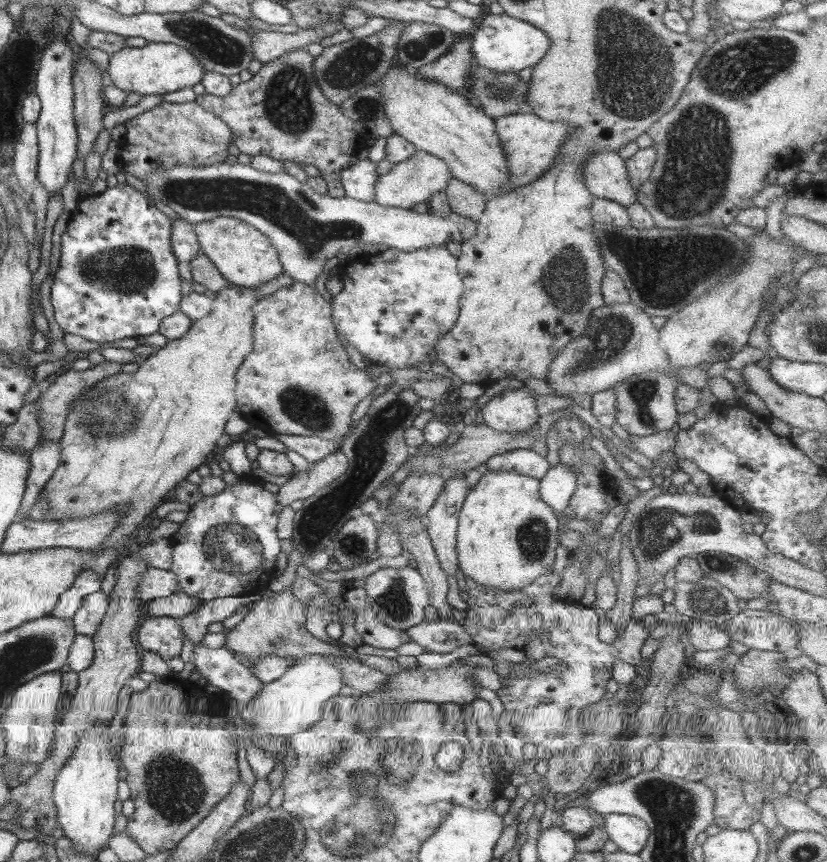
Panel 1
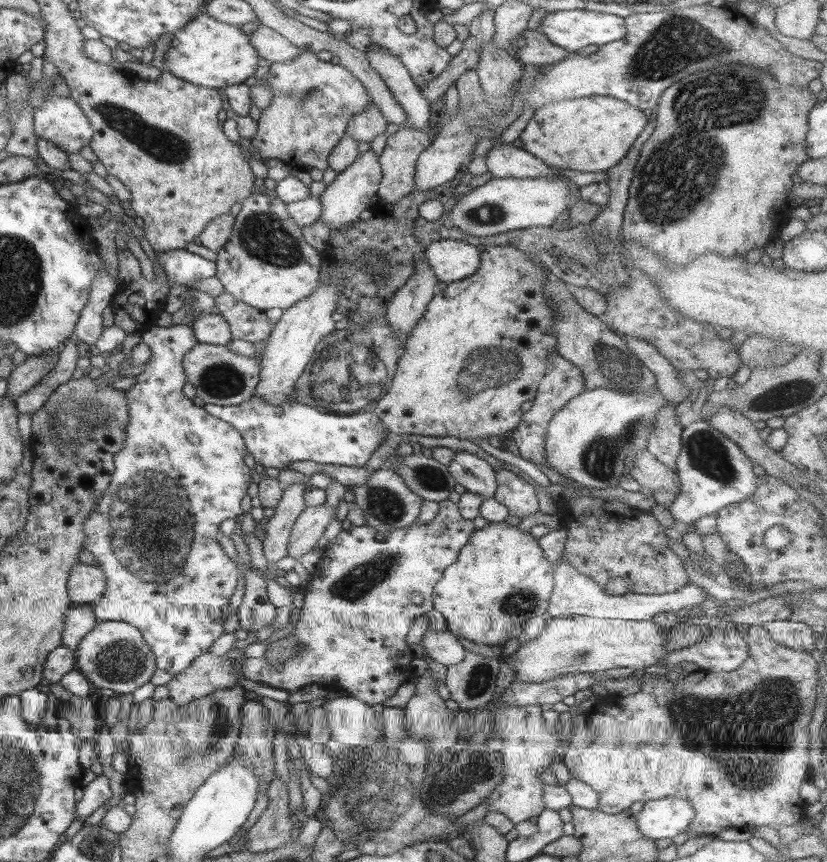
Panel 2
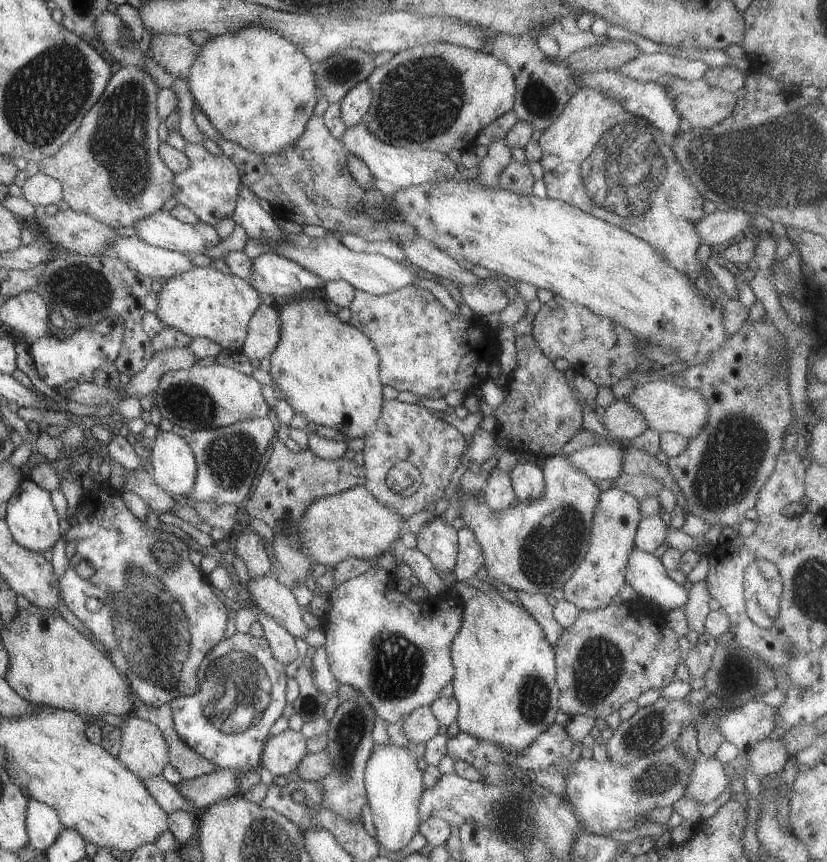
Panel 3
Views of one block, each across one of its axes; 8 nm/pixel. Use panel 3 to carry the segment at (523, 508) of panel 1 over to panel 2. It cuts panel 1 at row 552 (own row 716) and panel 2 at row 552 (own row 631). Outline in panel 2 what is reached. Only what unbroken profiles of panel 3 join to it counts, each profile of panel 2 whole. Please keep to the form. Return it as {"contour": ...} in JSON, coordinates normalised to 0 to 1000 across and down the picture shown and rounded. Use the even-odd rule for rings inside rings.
{"contour":[[[591,606],[582,614],[573,615],[567,626],[553,640],[548,654],[543,654],[526,676],[522,687],[522,705],[539,722],[539,733],[551,741],[561,740],[574,747],[588,749],[608,748],[615,741],[632,741],[634,725],[640,717],[661,708],[663,694],[669,682],[669,662],[672,653],[664,652],[649,625],[640,617],[629,616],[612,606]]]}

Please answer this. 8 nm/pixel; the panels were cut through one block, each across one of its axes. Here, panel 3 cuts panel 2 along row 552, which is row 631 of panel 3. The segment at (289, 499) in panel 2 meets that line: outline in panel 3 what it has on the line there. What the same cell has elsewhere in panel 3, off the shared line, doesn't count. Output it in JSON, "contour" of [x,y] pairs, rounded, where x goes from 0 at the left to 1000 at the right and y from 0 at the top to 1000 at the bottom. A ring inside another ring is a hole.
{"contour":[[[312,708],[310,720],[317,729],[318,739],[333,766],[336,766],[342,773],[349,768],[360,768],[362,760],[354,746],[356,738],[352,738],[342,727],[335,726],[335,723],[320,709]]]}

